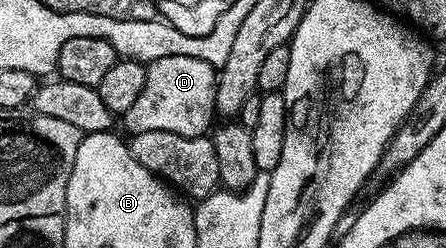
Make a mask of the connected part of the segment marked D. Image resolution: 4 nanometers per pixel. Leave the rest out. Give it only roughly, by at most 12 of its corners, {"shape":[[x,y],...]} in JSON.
{"shape":[[196,56],[146,66],[130,134],[203,137],[216,67]]}

